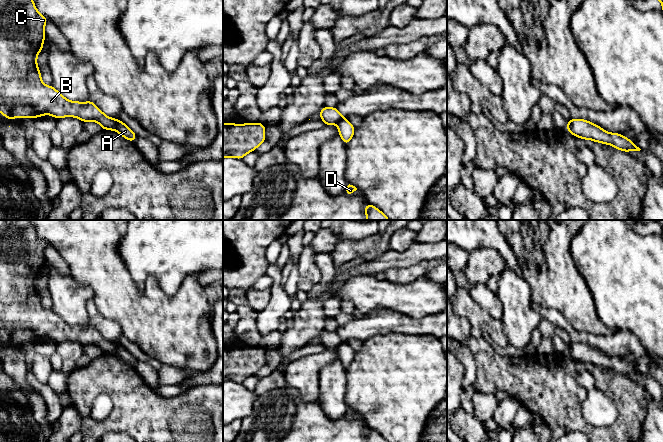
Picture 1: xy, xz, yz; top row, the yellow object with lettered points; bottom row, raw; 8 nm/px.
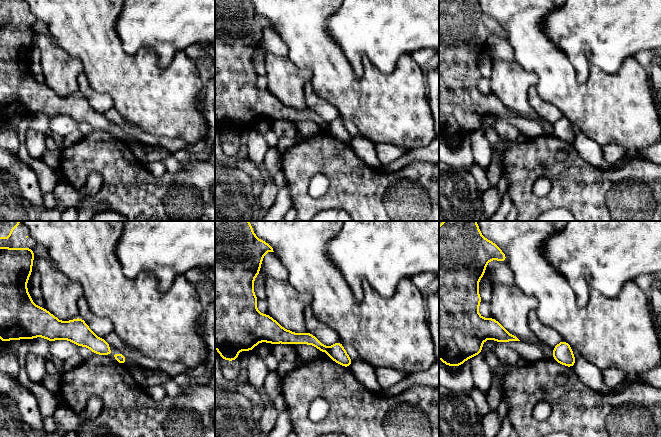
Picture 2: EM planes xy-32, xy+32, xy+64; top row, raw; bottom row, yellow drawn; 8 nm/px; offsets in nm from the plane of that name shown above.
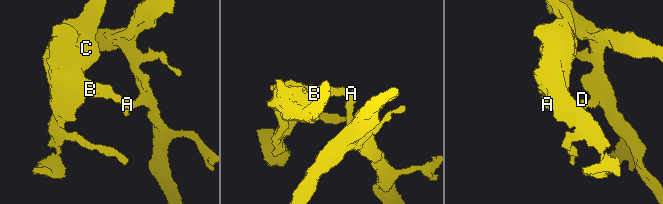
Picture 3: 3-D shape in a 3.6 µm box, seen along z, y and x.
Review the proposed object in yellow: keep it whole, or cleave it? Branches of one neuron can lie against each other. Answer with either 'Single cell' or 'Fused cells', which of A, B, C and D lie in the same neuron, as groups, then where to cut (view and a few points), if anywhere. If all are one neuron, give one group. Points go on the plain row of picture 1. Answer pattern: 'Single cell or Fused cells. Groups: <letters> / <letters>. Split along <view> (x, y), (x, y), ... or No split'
Fused cells. Groups: A D / B C. Split along xy (117, 343), (117, 350), (114, 353)

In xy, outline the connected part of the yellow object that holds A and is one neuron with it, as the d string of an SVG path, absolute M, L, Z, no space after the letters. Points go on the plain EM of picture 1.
M117 343L117 352L115 354L125 363L131 366L134 366L138 361L127 349L125 349L119 343Z

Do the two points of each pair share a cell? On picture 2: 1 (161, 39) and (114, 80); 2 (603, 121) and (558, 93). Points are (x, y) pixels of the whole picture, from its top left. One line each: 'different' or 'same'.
1: different
2: same

